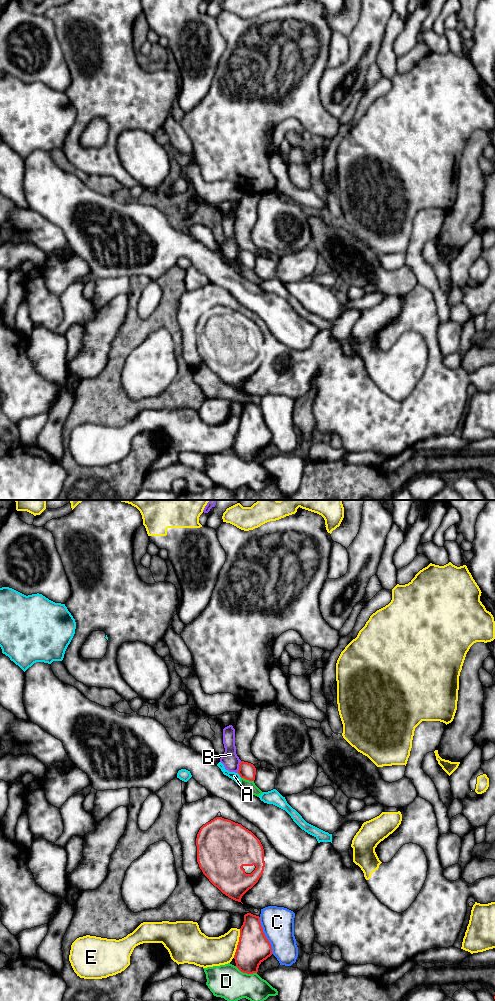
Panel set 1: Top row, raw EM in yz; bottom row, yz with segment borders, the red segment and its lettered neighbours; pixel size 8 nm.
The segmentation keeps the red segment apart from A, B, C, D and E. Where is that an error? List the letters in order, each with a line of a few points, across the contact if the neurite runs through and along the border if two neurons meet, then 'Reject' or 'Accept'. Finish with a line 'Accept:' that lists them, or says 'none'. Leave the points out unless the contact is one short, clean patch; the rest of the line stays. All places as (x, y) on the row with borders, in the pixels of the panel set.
A: Reject
B: Line: yz (241, 761), (237, 772). Reject
C: Reject
D: Reject
E: Reject
Accept: none

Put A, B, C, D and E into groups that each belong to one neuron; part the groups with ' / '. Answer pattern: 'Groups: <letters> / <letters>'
Groups: A / B / C / D / E

